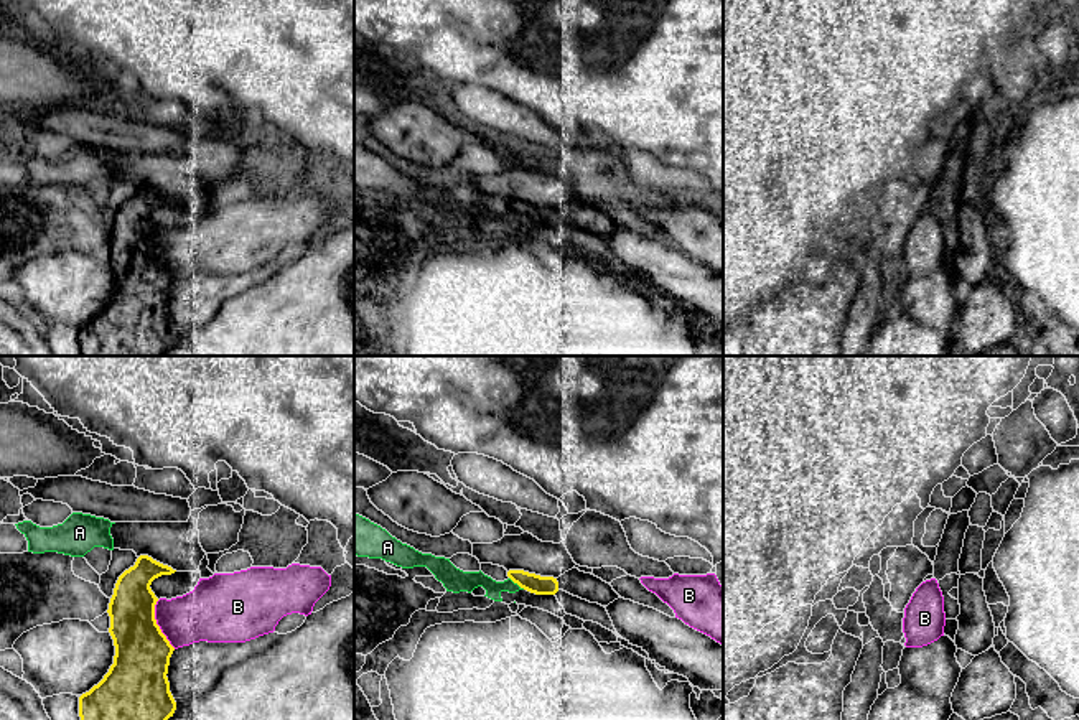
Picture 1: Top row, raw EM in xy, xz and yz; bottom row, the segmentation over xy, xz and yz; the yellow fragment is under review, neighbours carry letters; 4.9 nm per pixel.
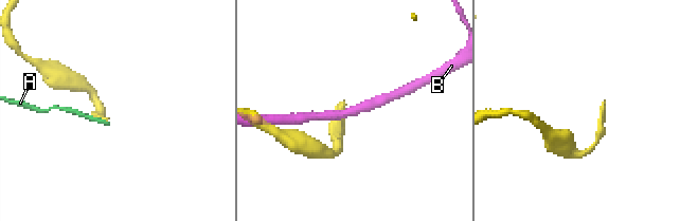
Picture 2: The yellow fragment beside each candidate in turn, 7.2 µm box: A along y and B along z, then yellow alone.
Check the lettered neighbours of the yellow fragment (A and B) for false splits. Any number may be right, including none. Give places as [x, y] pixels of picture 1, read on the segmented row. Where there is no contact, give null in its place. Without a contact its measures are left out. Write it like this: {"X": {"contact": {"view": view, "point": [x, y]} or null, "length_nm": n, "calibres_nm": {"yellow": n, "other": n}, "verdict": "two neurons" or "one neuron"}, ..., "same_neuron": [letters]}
{"A": {"contact": {"view": "xz", "point": [518, 584]}, "length_nm": 100, "calibres_nm": {"yellow": 100, "other": 100}, "verdict": "two neurons"}, "B": {"contact": {"view": "xy", "point": [157, 625]}, "length_nm": 260, "calibres_nm": {"yellow": 280, "other": 260}, "verdict": "two neurons"}, "same_neuron": []}

